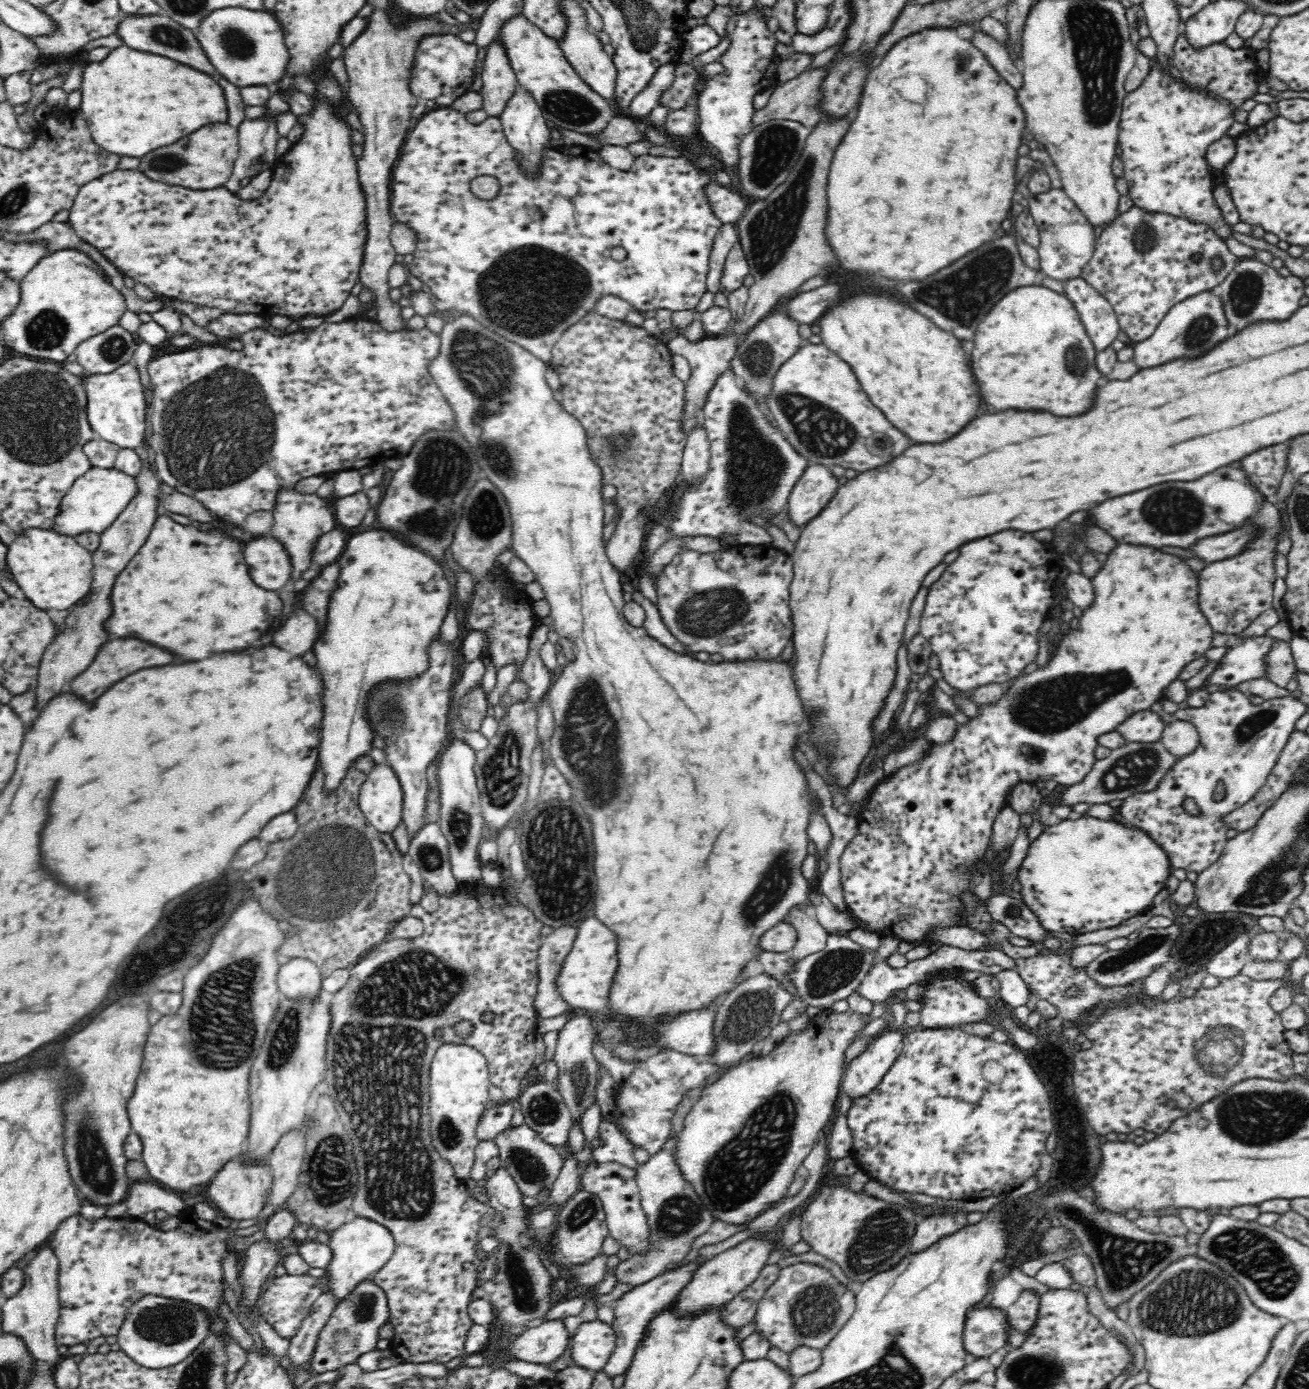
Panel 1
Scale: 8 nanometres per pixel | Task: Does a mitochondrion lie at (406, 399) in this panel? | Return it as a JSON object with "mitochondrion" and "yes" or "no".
{"mitochondrion":"no"}

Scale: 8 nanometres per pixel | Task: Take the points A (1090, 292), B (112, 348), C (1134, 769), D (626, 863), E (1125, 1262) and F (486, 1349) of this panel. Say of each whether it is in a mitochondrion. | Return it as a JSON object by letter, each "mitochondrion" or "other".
{"A":"other","B":"mitochondrion","C":"mitochondrion","D":"other","E":"mitochondrion","F":"other"}

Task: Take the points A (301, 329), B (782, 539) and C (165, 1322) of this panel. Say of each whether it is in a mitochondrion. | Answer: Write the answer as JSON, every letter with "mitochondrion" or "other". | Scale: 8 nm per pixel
{"A":"other","B":"other","C":"mitochondrion"}

